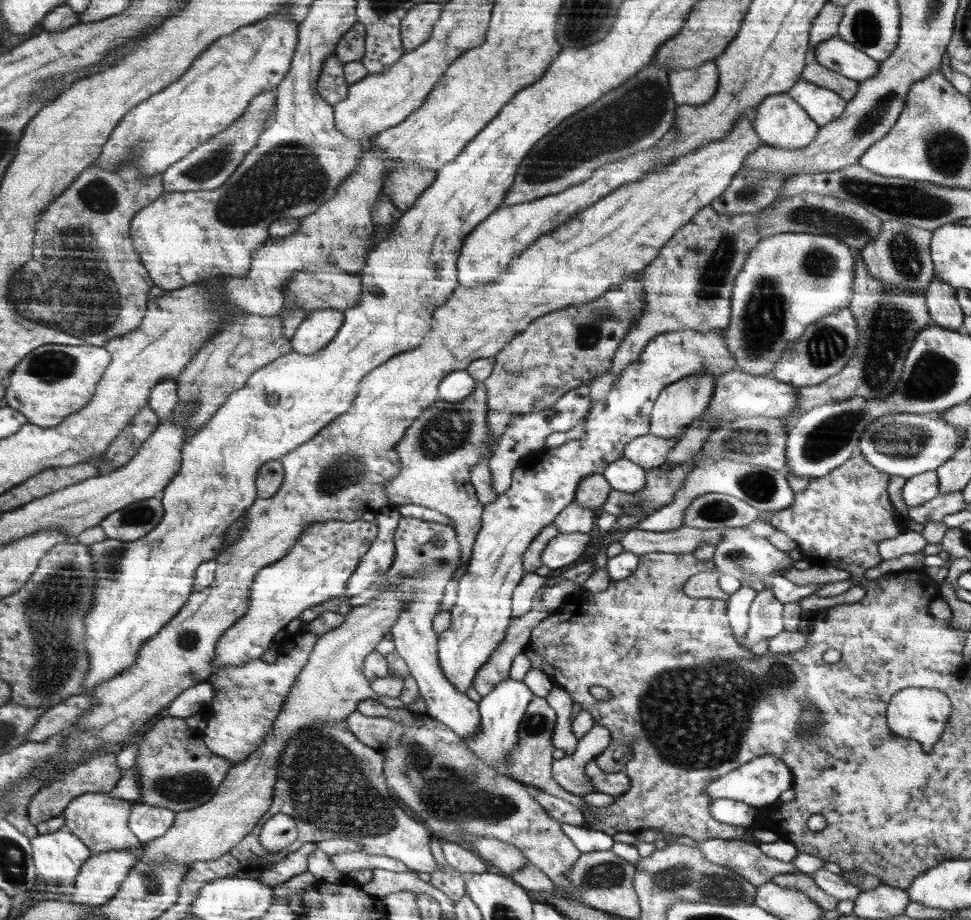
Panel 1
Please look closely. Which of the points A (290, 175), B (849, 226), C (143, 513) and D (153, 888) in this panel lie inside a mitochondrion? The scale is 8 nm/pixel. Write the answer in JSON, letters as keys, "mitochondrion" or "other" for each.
{"A":"mitochondrion","B":"mitochondrion","C":"mitochondrion","D":"other"}

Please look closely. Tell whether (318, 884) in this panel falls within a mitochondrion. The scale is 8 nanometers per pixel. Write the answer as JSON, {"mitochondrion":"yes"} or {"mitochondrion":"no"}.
{"mitochondrion":"no"}

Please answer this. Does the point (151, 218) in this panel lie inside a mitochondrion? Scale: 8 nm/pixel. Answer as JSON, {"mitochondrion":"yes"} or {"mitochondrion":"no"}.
{"mitochondrion":"no"}

